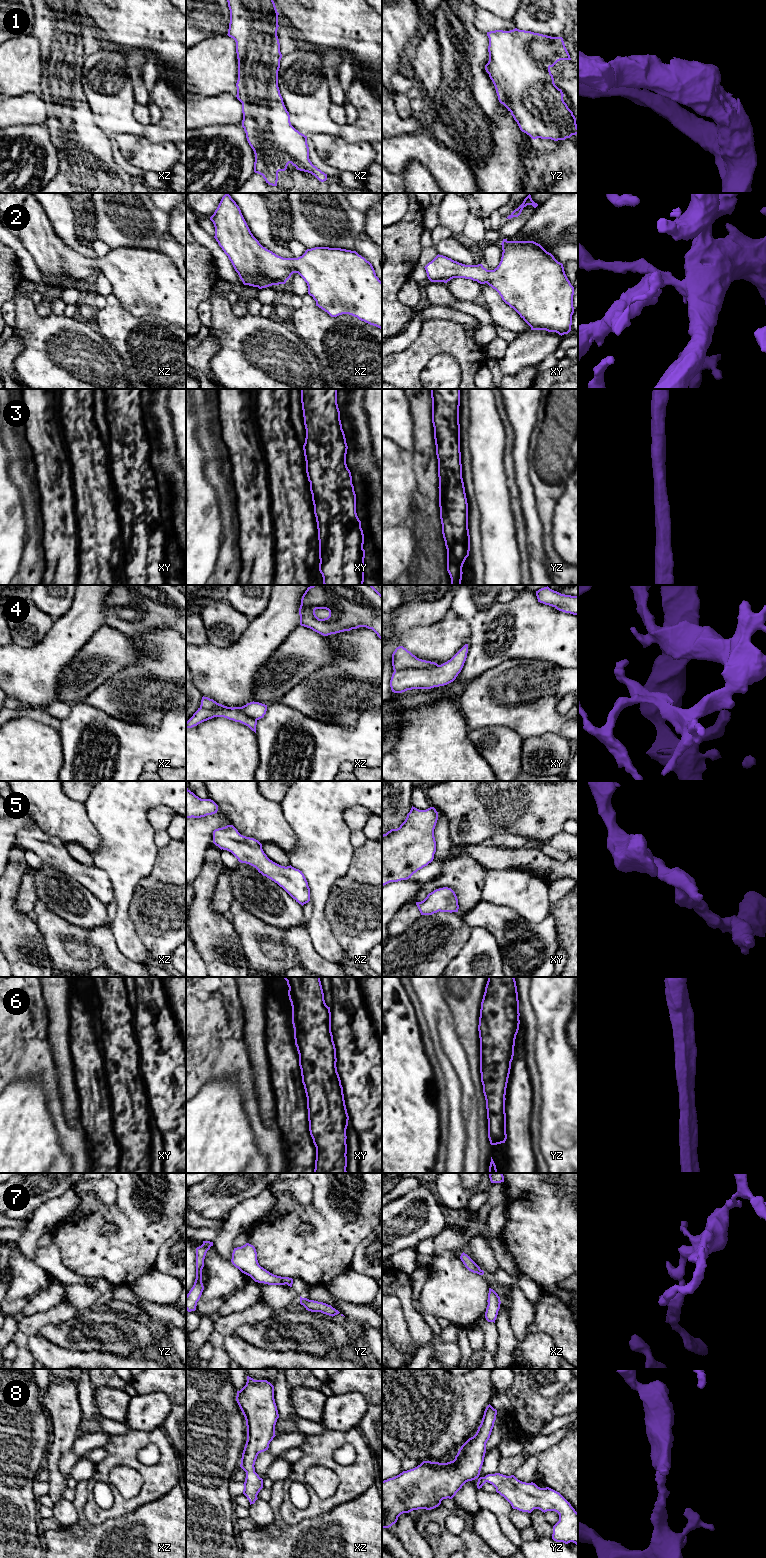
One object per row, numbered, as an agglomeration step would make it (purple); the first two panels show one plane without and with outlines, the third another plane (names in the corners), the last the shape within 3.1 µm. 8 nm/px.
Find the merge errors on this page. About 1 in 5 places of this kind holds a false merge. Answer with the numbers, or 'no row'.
4

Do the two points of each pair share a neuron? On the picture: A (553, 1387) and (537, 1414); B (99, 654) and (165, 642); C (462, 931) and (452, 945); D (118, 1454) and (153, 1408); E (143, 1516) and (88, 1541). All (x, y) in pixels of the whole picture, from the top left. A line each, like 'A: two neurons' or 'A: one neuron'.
A: two neurons
B: two neurons
C: one neuron
D: two neurons
E: one neuron

